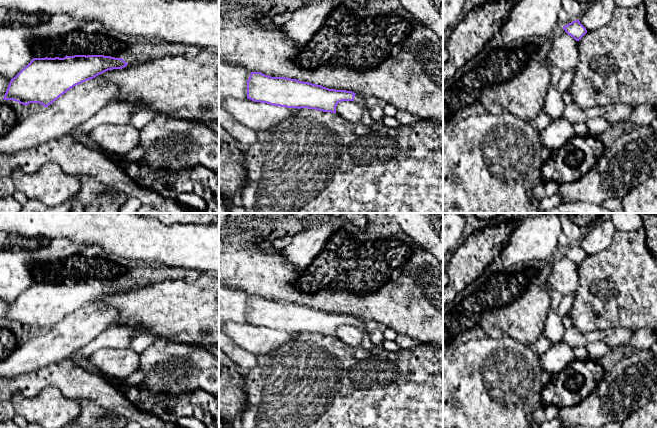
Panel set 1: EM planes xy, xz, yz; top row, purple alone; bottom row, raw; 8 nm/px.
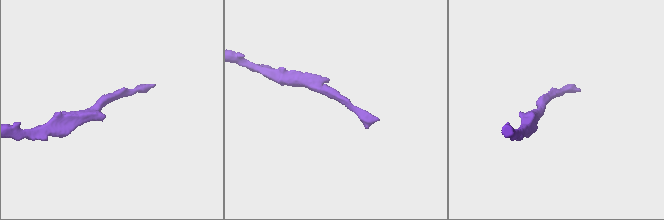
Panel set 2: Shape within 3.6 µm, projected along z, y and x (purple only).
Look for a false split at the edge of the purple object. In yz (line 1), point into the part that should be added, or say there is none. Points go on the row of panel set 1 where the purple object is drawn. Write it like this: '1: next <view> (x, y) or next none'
1: next none

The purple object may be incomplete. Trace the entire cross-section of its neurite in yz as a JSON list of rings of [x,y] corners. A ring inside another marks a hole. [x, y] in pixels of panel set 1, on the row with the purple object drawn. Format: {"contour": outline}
{"contour": [[[575,20],[565,26],[563,26],[565,32],[573,37],[576,41],[579,41],[586,33],[586,28],[580,23],[579,20]]]}

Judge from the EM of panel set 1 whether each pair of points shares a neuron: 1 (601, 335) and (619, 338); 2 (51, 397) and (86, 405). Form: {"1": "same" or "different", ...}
{"1": "same", "2": "different"}

